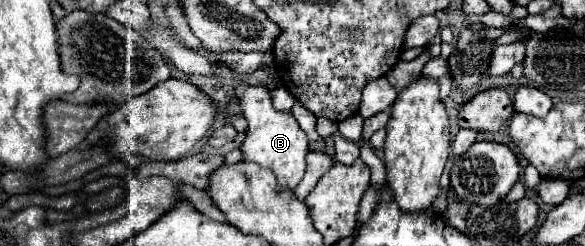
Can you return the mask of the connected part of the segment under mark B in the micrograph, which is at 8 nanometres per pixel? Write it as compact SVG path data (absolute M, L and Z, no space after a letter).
M239 86L235 90L239 96L239 106L243 108L243 116L249 122L245 142L241 144L241 162L255 162L273 170L277 176L277 188L293 190L305 174L305 156L309 152L307 134L299 128L291 112L277 112L271 106L271 96L265 86Z

